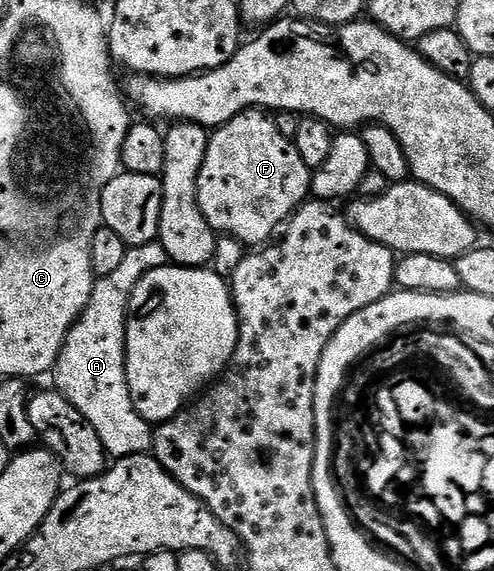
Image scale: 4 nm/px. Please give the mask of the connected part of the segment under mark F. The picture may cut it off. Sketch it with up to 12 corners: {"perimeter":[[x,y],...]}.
{"perimeter":[[264,111],[209,136],[197,203],[248,245],[309,200],[313,170]]}

